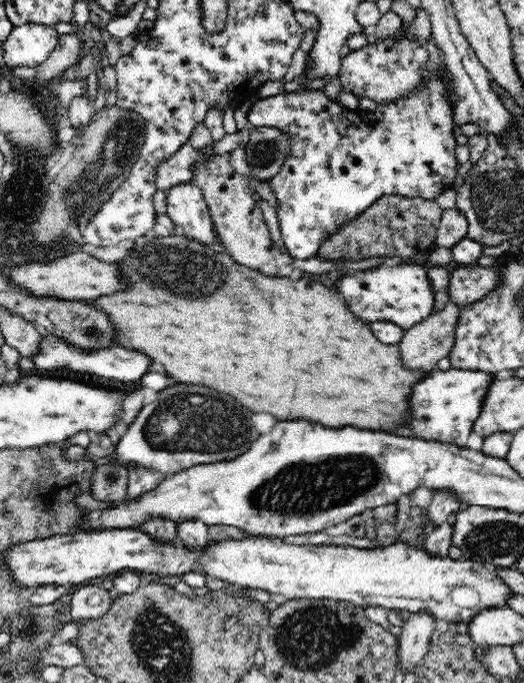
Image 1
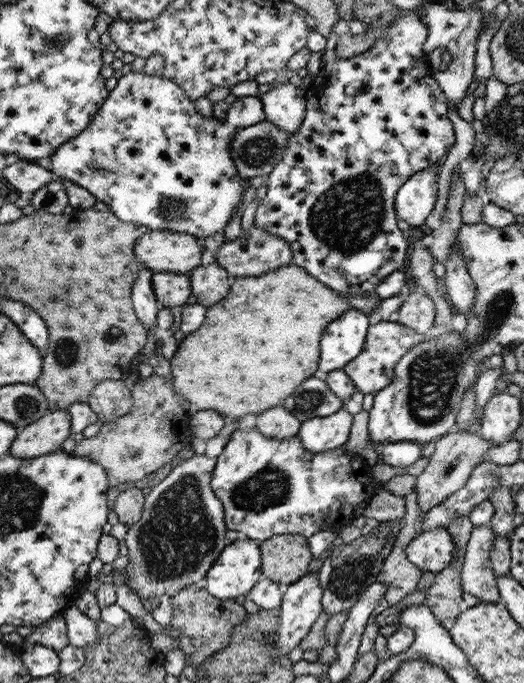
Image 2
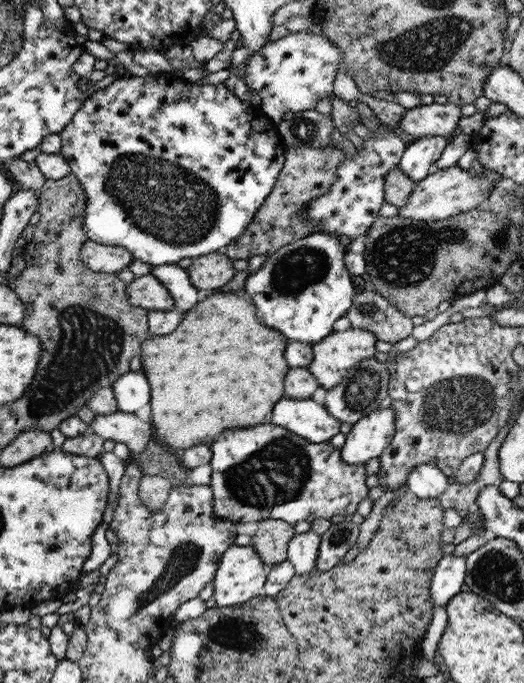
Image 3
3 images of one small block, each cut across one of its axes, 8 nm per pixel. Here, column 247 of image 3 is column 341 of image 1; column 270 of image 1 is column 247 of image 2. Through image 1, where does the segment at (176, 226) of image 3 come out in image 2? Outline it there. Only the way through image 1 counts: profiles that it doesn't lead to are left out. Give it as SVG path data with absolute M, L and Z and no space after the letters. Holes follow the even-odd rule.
M139 71L123 75L118 79L118 83L114 89L111 90L107 96L106 102L100 107L100 110L95 114L95 118L92 119L90 126L86 130L82 131L74 138L67 140L58 150L50 156L50 172L56 176L58 180L70 180L82 186L93 194L97 200L106 203L110 210L115 213L122 221L133 222L134 224L142 224L152 231L154 230L171 230L172 232L185 232L186 234L192 234L197 238L205 239L207 236L212 236L216 232L222 232L226 230L228 222L232 220L234 212L237 210L242 214L242 194L244 190L249 186L250 180L238 176L236 172L236 165L231 155L231 140L235 139L236 133L246 128L258 124L265 120L265 112L261 97L248 96L237 98L235 102L229 105L226 116L221 121L218 117L213 116L206 118L196 110L195 103L190 100L183 88L180 88L173 80L168 80L164 77L149 76L148 72Z

